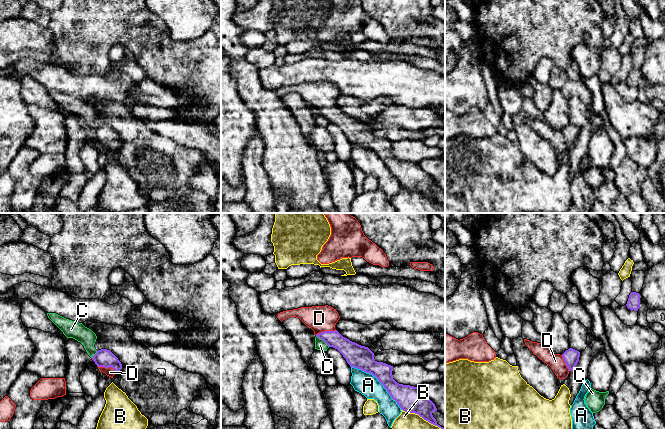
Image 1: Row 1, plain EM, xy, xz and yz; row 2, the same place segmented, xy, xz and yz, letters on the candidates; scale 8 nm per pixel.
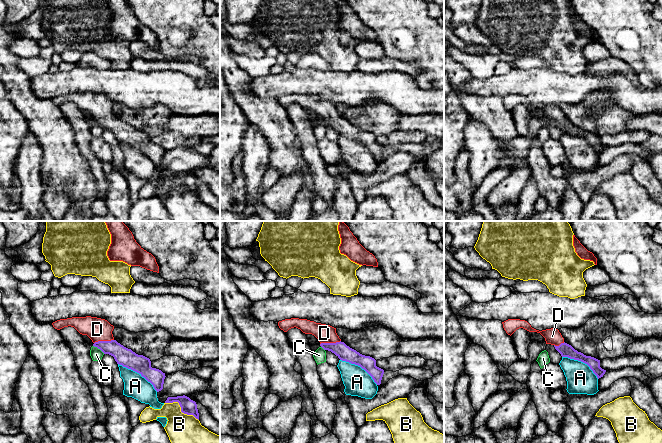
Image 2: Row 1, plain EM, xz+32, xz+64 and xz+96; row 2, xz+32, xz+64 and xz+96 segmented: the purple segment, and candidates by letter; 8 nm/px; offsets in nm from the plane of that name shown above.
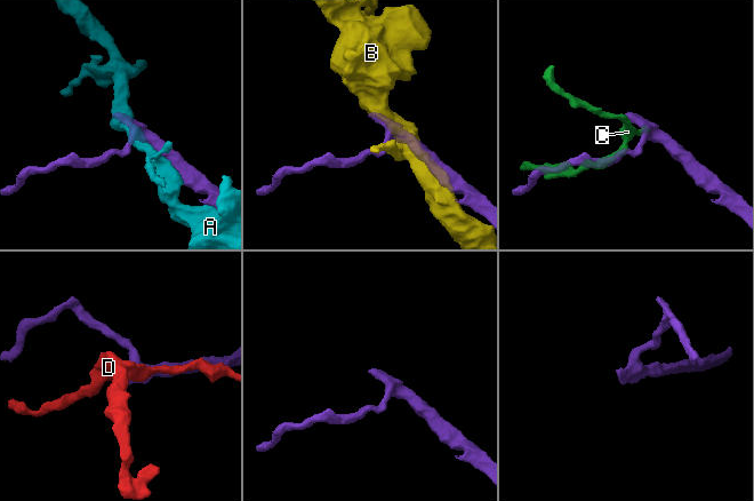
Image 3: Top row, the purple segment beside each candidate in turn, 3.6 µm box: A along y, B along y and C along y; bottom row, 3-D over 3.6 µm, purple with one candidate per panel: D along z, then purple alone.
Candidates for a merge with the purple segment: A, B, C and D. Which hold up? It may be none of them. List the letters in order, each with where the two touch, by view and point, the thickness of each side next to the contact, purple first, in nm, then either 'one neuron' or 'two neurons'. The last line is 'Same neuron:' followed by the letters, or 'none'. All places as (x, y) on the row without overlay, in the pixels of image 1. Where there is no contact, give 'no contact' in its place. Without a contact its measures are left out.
A: meets purple in xz at (378, 156); 190 nm thick on the purple side, 180 nm on the other; two neurons
B: meets purple in xz at (423, 194); 220 nm thick on the purple side, 300 nm on the other; two neurons
C: meets purple in xz at (323, 116); 160 nm thick on the purple side, 80 nm on the other; two neurons
D: meets purple in xy at (107, 143); 140 nm thick on the purple side, 70 nm on the other; one neuron
Same neuron: D

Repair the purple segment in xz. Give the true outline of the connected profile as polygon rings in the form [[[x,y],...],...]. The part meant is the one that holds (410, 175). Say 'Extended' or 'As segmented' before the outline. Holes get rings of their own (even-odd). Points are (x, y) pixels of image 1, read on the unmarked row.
Extended. [[[328,81],[301,83],[280,88],[276,92],[281,98],[289,93],[299,94],[314,107],[319,115],[322,115],[329,123],[337,125],[350,143],[361,145],[375,152],[401,186],[418,190],[445,208],[445,204],[438,201],[432,191],[434,187],[437,187],[435,180],[422,170],[419,163],[397,159],[392,151],[393,142],[377,138],[374,135],[374,129],[368,123],[350,117],[335,105],[340,95],[336,85]]]

